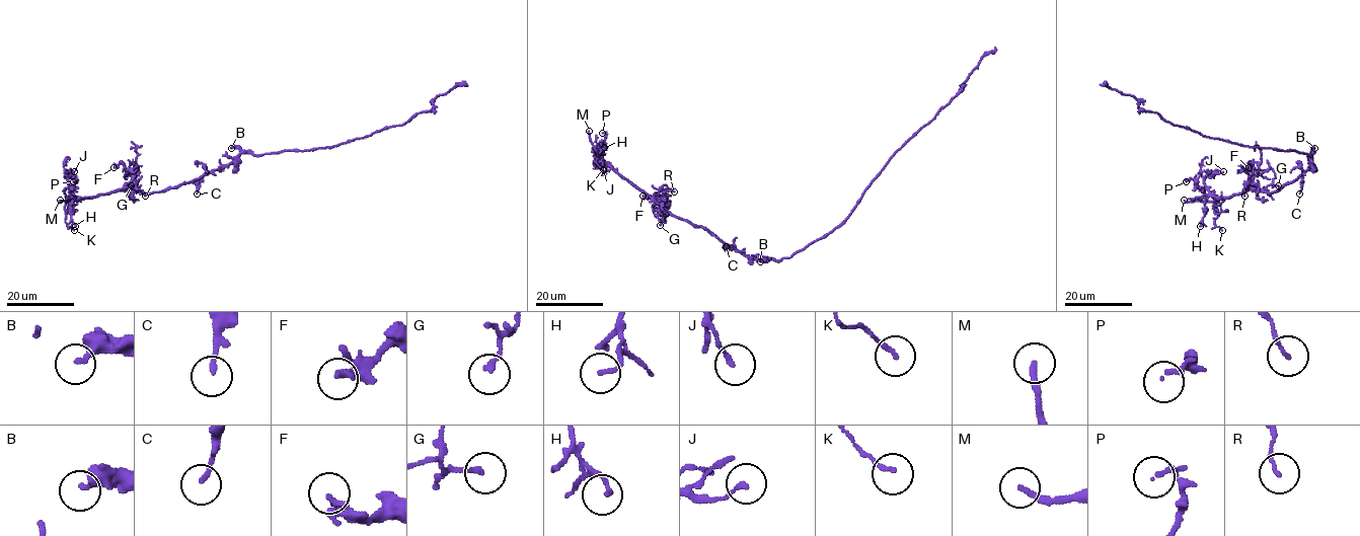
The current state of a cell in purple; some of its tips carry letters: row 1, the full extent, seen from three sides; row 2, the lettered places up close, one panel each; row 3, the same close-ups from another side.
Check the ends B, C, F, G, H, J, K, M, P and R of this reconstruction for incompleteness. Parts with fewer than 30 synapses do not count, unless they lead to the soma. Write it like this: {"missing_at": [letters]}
{"missing_at": ["M"]}

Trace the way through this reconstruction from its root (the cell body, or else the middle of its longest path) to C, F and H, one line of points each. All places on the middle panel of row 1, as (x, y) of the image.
C: (804, 249), (789, 257), (771, 259), (750, 258), (726, 246)
F: (804, 249), (779, 259), (750, 258), (702, 227), (671, 215), (656, 202), (660, 199), (643, 196)
H: (804, 249), (779, 259), (736, 251), (702, 227), (671, 215), (623, 178), (603, 158), (604, 147)

